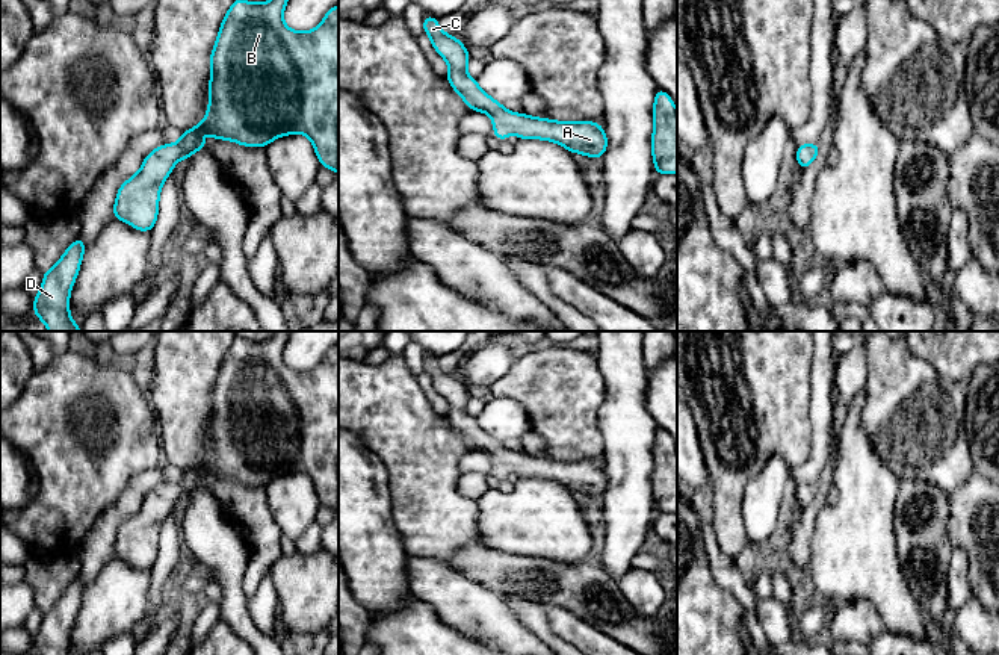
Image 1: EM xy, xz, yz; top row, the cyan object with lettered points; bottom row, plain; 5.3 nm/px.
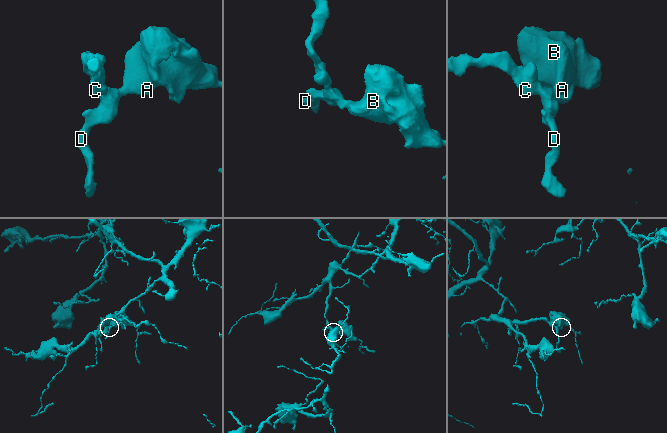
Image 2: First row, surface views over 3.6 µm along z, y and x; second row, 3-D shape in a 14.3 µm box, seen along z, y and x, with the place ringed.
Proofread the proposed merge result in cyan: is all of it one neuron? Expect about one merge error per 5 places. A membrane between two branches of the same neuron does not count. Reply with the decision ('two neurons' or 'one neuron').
one neuron

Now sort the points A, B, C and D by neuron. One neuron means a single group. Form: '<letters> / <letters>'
A B C D

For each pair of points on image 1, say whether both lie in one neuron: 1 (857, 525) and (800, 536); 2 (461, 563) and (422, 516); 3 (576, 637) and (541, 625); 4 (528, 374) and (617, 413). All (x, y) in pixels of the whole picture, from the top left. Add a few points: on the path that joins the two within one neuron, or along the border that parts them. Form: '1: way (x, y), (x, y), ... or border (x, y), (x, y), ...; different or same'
1: border (824, 502), (815, 519), (810, 564), (807, 569); different
2: border (484, 543), (464, 545), (448, 563); different
3: border (547, 607), (547, 623), (562, 639); different
4: border (599, 369), (605, 381), (597, 413), (603, 440); different

